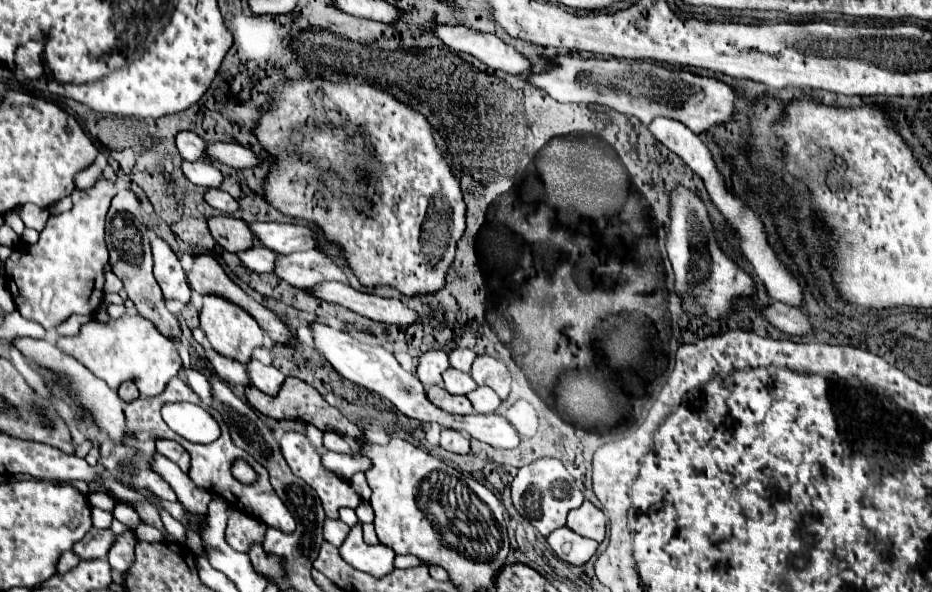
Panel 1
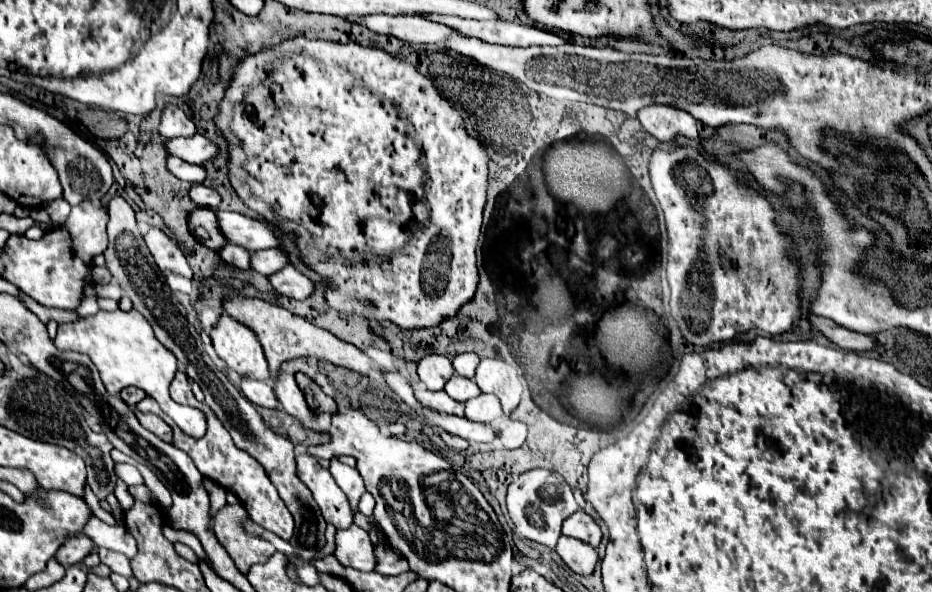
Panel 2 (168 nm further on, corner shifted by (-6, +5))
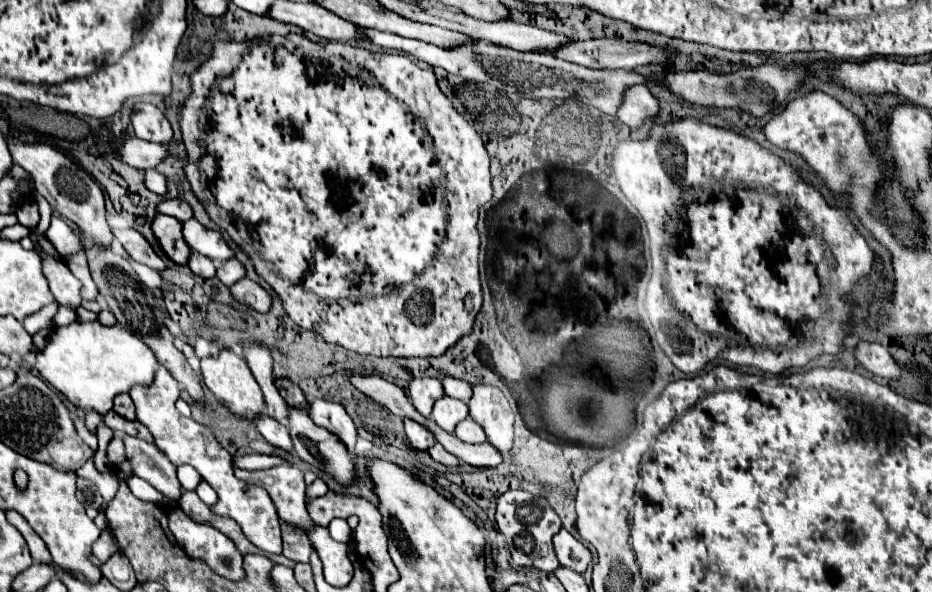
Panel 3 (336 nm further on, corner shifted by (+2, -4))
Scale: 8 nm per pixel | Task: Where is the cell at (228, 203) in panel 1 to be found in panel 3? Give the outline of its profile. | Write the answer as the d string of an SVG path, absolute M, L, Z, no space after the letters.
M170 198L170 200L164 200L160 206L158 206L158 212L160 214L168 214L168 216L174 216L178 220L190 220L194 214L192 214L192 206L186 202L186 200L180 200L180 198Z

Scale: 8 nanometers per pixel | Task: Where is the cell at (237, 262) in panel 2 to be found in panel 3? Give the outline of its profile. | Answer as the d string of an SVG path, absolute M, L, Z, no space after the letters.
M192 254L192 258L188 260L188 268L194 272L194 274L198 274L198 276L202 276L202 278L212 278L212 276L216 276L216 264L208 258L208 256L202 256L202 254Z

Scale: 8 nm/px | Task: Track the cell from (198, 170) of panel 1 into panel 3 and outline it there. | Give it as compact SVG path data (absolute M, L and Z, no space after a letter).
M148 170L146 172L146 186L148 186L148 190L152 190L156 194L166 196L166 192L168 192L168 178L164 174L160 174L158 170Z

